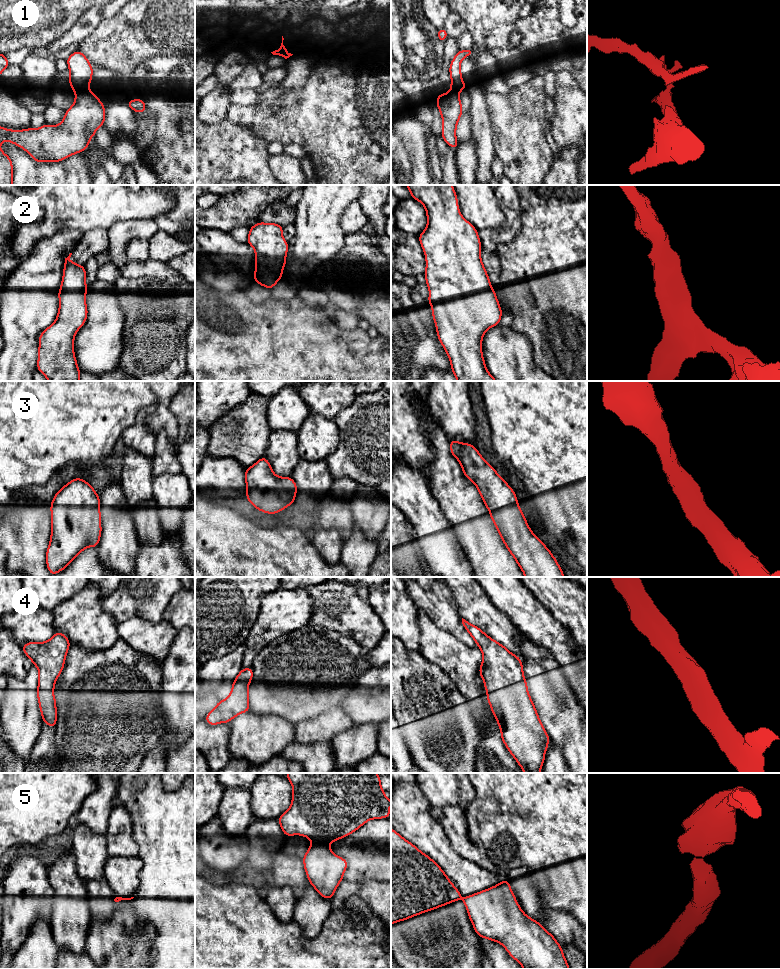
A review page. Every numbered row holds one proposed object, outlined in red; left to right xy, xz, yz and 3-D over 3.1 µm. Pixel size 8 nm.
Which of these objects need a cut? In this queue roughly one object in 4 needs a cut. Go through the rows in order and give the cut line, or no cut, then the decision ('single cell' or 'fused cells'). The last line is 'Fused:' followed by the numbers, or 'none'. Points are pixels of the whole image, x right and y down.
1: cut xy (80, 90), (89, 92); fused cells
2: cut none; single cell
3: cut none; single cell
4: cut none; single cell
5: cut xz (323, 843), (328, 845); fused cells
Fused: 1, 5

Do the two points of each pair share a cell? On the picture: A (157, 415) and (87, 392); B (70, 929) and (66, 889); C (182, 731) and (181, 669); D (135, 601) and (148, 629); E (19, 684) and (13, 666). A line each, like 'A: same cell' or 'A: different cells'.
A: same cell
B: same cell
C: same cell
D: different cells
E: different cells

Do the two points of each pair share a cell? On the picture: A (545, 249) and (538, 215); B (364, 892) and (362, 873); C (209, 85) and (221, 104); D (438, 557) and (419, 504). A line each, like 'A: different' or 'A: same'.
A: same
B: different
C: different
D: same

